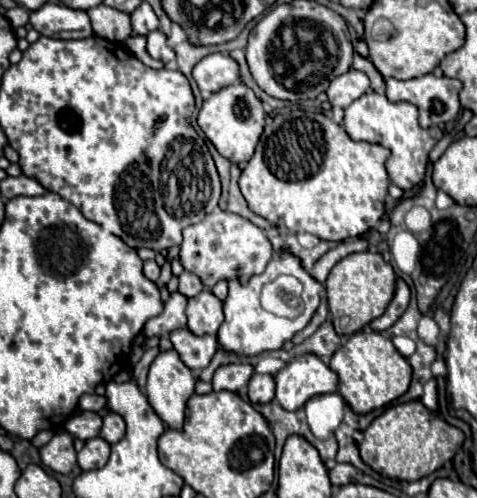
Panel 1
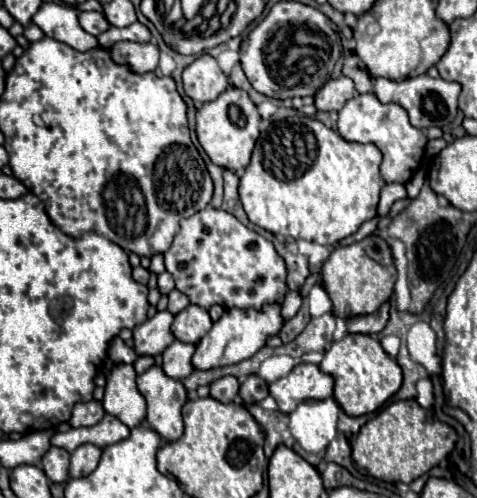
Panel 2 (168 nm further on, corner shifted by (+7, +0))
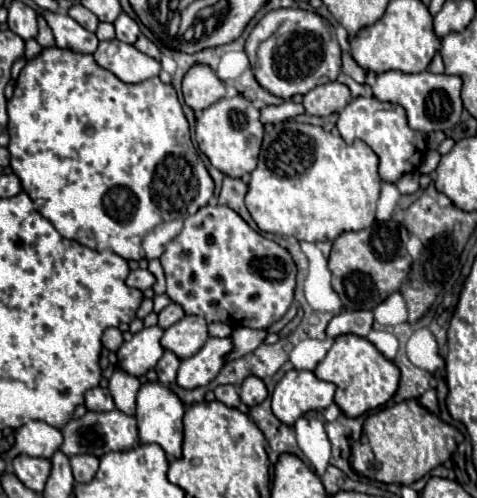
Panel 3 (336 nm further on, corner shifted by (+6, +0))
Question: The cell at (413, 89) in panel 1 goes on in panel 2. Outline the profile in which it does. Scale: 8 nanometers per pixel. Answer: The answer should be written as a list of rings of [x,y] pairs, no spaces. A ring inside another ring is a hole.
[[[422,74],[416,78],[406,78],[400,82],[394,82],[388,78],[376,78],[374,80],[374,94],[384,104],[388,104],[388,102],[400,104],[408,112],[410,124],[414,128],[430,128],[430,126],[444,128],[456,118],[460,84],[458,82],[446,82],[442,78],[430,78],[428,74]]]

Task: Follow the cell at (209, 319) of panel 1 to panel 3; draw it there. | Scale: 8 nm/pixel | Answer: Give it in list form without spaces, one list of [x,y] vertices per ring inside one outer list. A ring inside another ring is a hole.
[[[185,316],[165,330],[161,346],[175,352],[181,360],[193,356],[209,338],[207,322],[201,316]]]

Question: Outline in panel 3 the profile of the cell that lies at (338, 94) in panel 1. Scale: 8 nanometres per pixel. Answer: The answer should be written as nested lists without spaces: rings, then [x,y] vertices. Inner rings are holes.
[[[341,82],[333,84],[323,84],[313,88],[303,96],[303,106],[307,114],[313,116],[329,116],[333,112],[341,112],[351,100],[351,90],[349,86]]]

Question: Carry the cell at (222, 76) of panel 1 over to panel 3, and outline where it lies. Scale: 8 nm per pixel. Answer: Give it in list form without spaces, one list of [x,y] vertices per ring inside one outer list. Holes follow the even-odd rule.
[[[193,64],[183,78],[183,98],[195,112],[205,110],[225,96],[225,86],[207,64]]]

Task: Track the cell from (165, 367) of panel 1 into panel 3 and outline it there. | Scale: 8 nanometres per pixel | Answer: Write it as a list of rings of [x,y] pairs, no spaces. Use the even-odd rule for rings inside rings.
[[[145,382],[137,394],[137,428],[139,428],[139,442],[143,444],[159,444],[167,456],[181,456],[181,442],[183,442],[183,412],[185,404],[179,396],[163,386],[161,382]]]

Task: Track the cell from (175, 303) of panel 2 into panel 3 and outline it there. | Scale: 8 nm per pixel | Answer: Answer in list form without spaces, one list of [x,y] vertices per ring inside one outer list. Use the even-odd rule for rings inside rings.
[[[171,302],[167,308],[163,308],[163,310],[159,312],[159,326],[161,326],[161,328],[169,328],[169,326],[173,326],[175,322],[179,322],[183,316],[185,316],[183,308],[181,308],[179,304],[173,304],[173,302]]]

